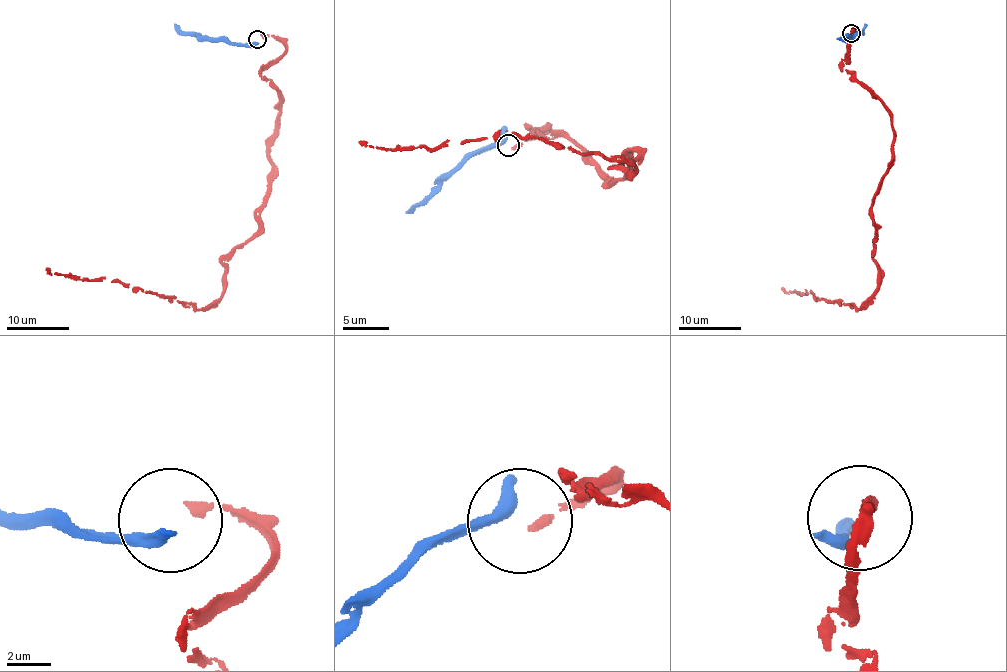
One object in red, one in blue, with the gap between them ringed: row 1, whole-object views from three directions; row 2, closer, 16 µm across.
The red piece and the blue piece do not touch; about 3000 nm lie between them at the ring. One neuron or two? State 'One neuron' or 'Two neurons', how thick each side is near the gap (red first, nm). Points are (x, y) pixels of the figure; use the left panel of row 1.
Two neurons. Thickness 360 nm (red) against 480 nm

